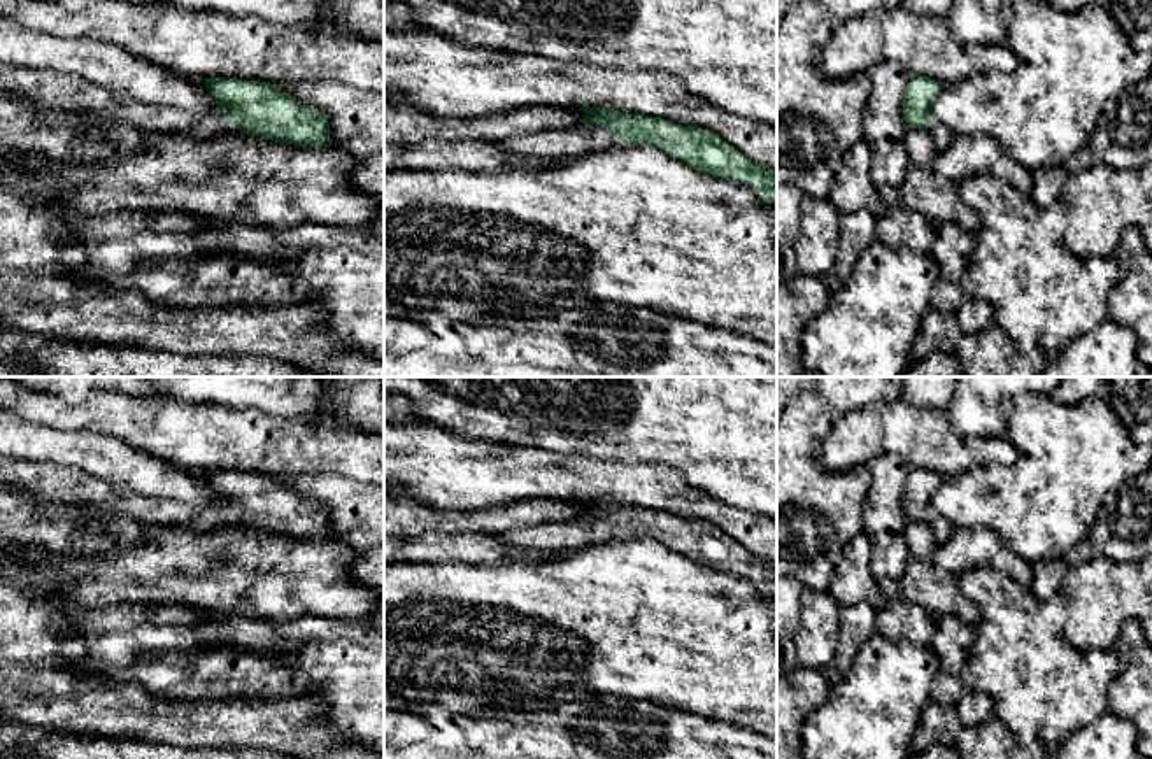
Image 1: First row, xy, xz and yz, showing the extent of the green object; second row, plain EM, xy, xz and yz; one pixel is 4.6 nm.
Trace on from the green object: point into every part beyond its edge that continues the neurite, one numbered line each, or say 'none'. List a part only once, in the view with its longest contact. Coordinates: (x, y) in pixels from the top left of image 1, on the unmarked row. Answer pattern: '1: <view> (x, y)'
1: xz (584, 530)

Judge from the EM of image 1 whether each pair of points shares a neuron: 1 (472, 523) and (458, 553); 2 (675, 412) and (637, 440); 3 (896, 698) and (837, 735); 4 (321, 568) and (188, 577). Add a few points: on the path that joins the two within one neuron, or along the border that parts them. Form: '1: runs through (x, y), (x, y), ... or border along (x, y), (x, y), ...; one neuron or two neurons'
1: border along (426, 532), (484, 532), (495, 535); two neurons
2: runs through (667, 412), (646, 432); one neuron
3: runs through (882, 702), (851, 731); one neuron
4: runs through (288, 586), (221, 584); one neuron

